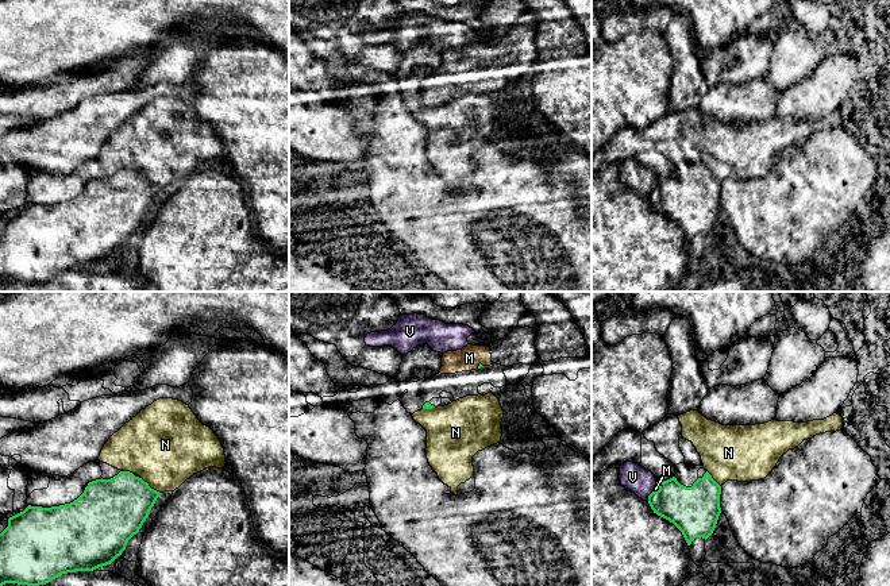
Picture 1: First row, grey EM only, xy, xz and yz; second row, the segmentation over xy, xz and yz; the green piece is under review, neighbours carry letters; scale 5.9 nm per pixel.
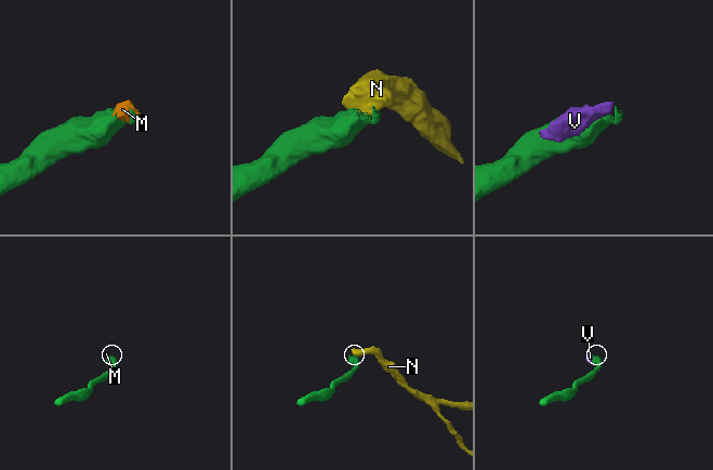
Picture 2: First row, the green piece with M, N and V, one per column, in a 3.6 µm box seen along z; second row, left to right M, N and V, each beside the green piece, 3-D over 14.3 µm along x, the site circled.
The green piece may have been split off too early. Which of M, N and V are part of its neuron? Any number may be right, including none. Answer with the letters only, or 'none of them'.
M

